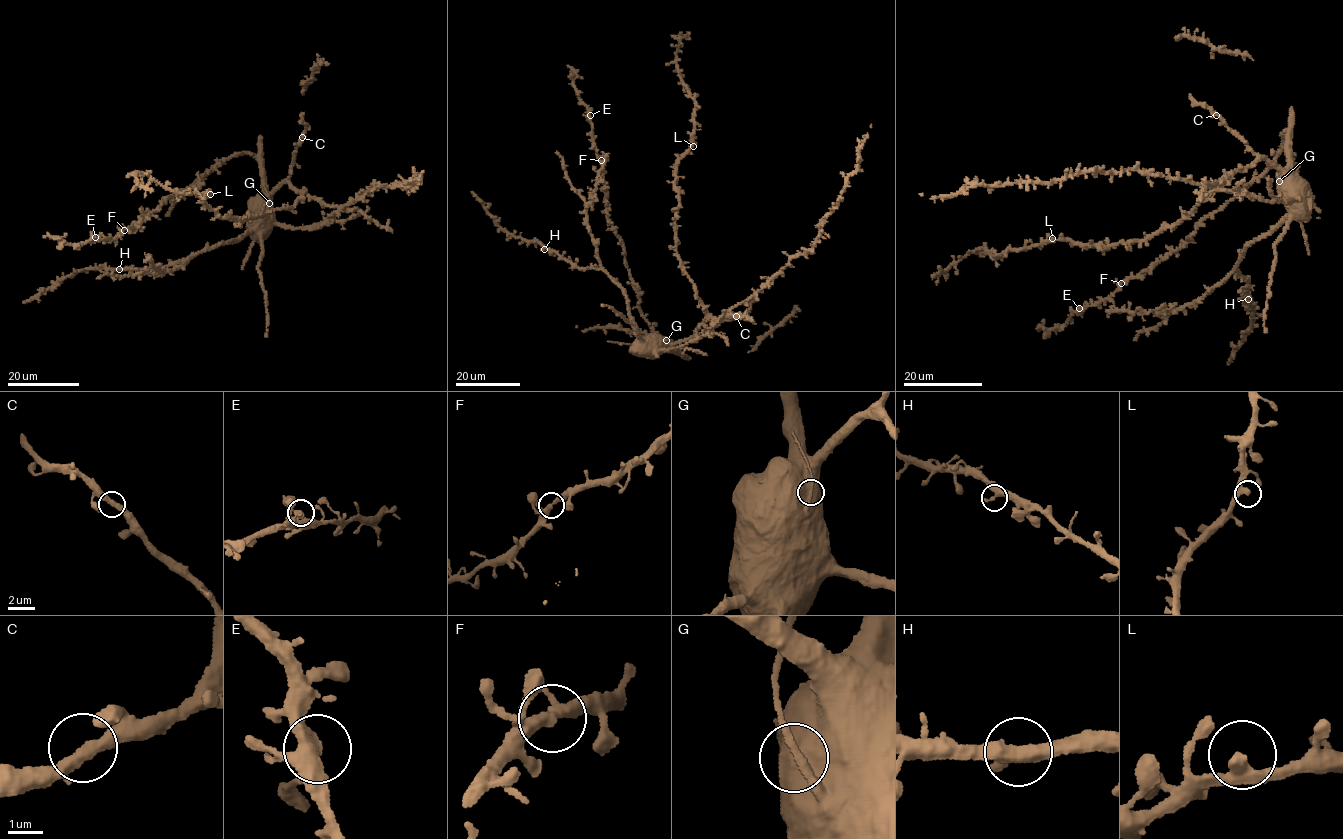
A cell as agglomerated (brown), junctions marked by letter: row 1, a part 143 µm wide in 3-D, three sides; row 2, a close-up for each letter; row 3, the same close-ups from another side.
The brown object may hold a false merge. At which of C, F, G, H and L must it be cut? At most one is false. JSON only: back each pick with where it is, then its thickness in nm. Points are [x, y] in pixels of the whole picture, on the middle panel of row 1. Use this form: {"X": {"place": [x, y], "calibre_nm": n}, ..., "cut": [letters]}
{"cut": []}

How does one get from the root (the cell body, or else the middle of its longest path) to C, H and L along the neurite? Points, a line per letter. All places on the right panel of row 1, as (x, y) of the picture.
C: (1268, 161), (1249, 148), (1216, 115)
H: (1268, 161), (1282, 175), (1289, 211), (1240, 254), (1237, 269), (1248, 279), (1248, 299)
L: (1268, 161), (1261, 157), (1223, 177), (1209, 197), (1199, 201), (1182, 219), (1141, 240), (1101, 249), (1052, 238)

